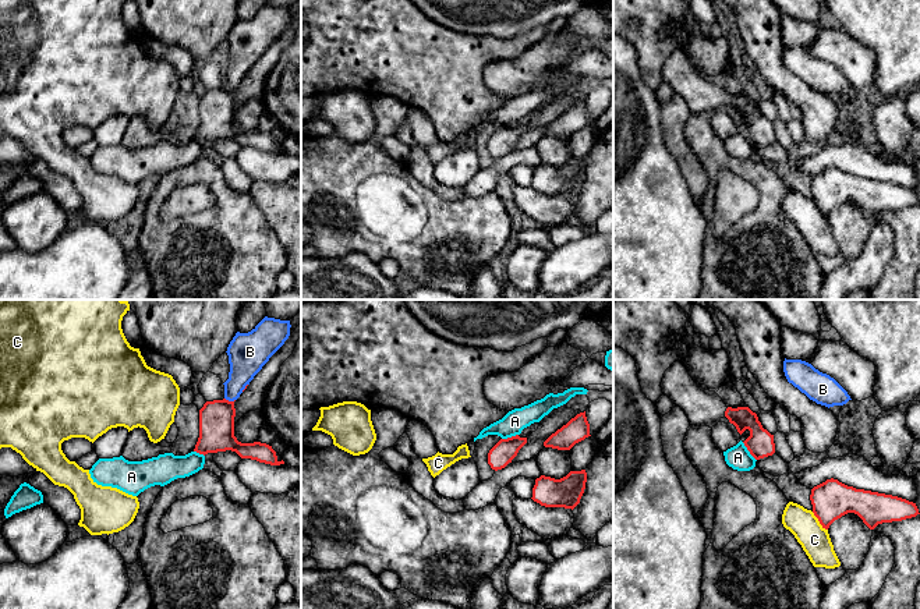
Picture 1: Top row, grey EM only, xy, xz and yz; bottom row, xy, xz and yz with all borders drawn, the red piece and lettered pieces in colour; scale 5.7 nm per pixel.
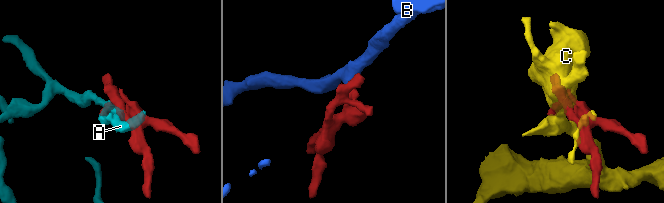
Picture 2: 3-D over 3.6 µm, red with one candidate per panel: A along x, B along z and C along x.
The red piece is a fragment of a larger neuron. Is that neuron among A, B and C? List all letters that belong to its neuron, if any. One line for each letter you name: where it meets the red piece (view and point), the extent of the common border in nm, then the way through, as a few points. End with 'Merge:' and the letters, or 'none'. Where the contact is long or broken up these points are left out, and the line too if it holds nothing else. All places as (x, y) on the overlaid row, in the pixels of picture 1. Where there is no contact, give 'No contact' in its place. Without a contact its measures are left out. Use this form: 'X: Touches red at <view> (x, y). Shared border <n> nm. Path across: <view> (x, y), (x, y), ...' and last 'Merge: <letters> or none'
Merge: none

